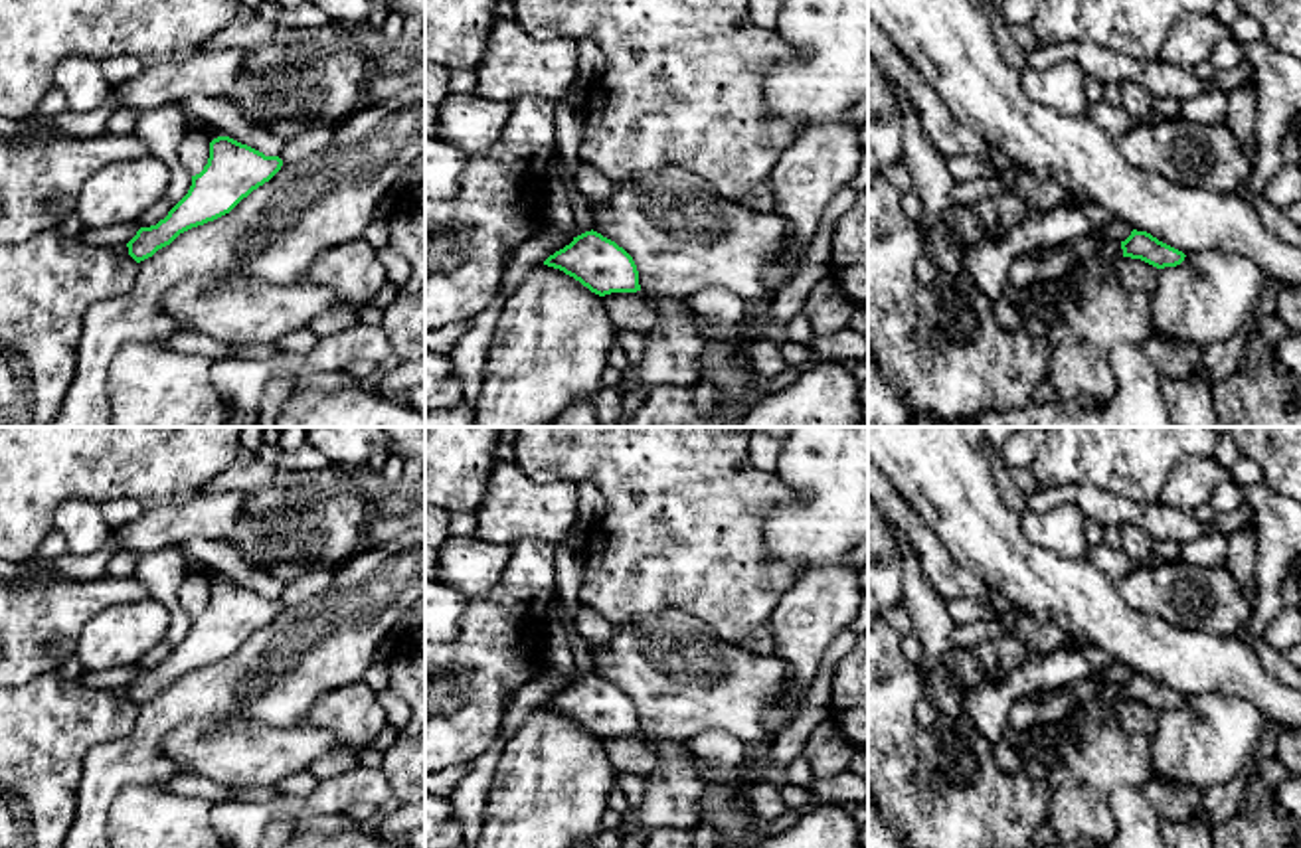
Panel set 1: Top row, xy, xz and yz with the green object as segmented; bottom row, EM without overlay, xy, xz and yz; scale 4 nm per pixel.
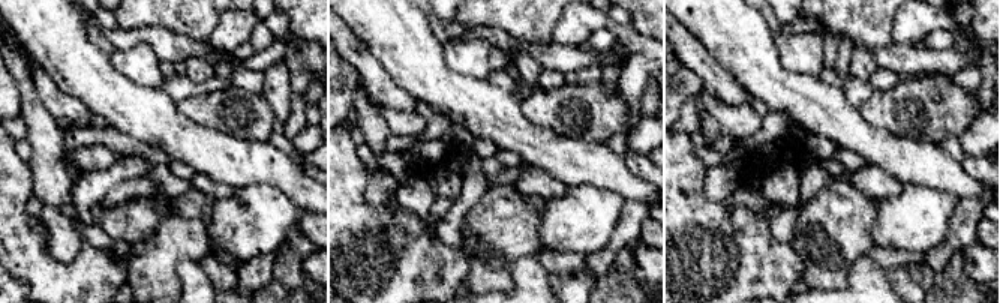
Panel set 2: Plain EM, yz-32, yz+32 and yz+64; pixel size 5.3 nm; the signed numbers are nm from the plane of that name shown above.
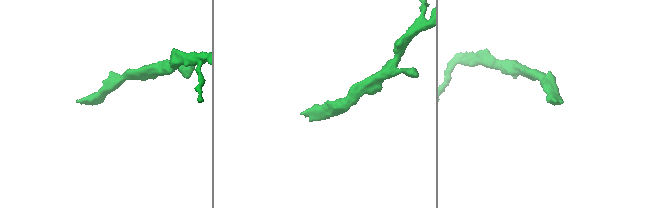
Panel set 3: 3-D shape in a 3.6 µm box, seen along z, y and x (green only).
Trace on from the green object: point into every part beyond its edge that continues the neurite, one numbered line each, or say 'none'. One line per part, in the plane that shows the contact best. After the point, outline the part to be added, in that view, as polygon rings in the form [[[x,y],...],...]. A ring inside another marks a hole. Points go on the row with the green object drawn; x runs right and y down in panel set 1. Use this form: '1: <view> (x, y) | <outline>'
none

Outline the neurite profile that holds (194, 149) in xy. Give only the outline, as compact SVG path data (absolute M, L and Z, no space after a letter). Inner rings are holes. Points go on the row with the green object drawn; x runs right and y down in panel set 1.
M190 121L190 127L178 146L180 164L190 176L200 174L208 164L210 142L212 138L204 132L202 123Z

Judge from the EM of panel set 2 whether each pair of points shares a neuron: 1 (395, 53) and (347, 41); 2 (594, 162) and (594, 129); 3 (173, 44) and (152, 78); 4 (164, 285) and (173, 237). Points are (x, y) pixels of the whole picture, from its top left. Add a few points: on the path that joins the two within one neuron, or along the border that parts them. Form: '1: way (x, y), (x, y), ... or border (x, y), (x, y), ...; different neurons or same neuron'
1: border (344, 21), (389, 72); different neurons
2: border (559, 134), (604, 144); different neurons
3: border (123, 51), (138, 44), (147, 44), (159, 60); different neurons
4: way (164, 273), (165, 249); same neuron

